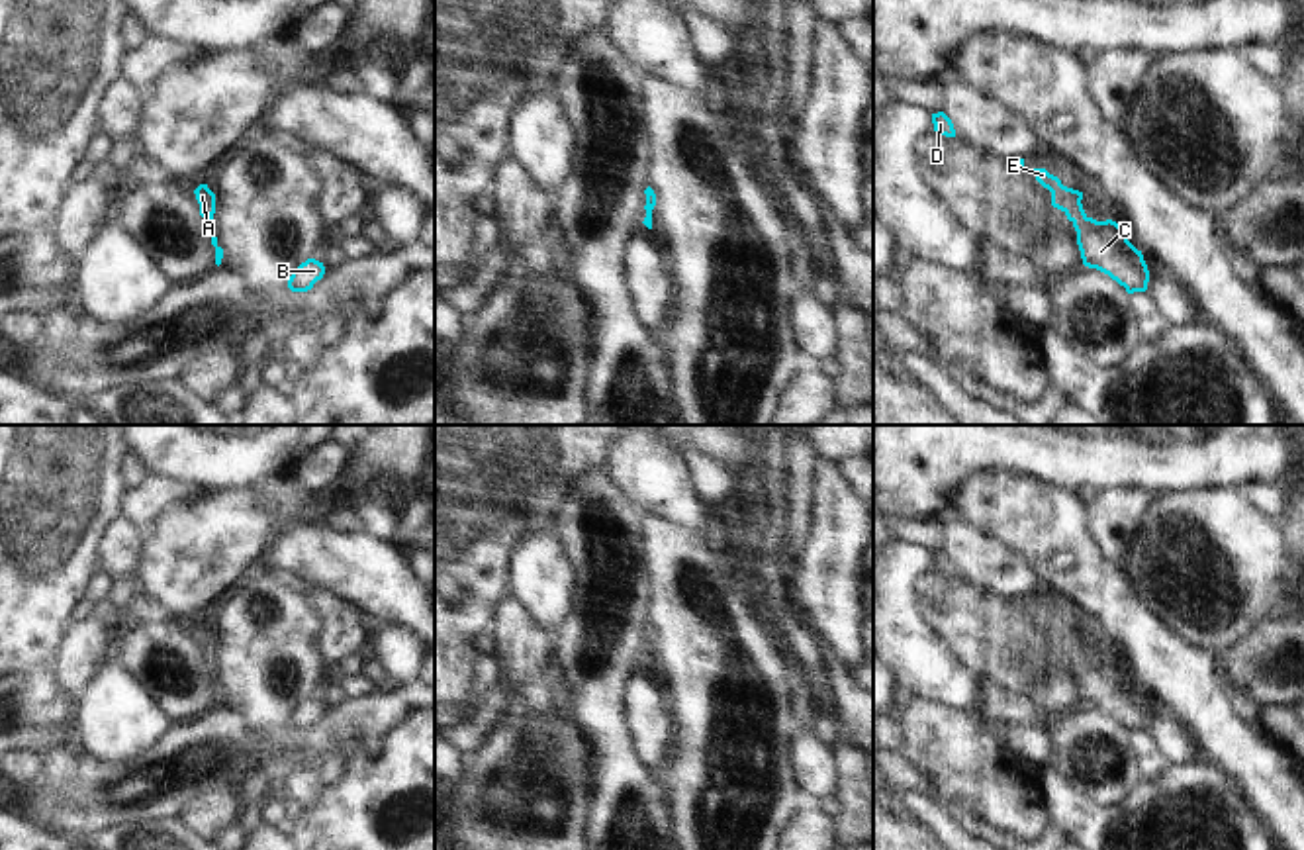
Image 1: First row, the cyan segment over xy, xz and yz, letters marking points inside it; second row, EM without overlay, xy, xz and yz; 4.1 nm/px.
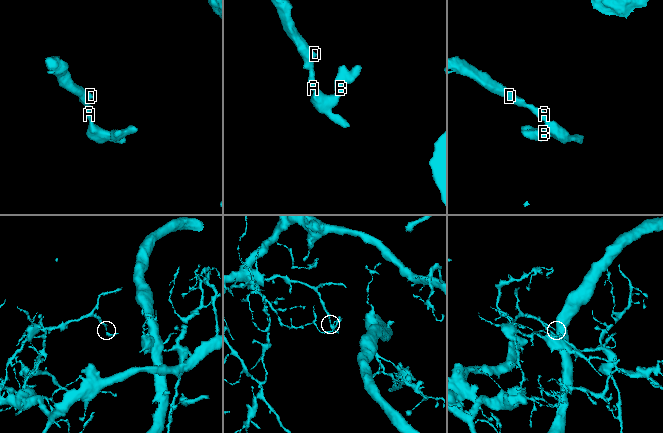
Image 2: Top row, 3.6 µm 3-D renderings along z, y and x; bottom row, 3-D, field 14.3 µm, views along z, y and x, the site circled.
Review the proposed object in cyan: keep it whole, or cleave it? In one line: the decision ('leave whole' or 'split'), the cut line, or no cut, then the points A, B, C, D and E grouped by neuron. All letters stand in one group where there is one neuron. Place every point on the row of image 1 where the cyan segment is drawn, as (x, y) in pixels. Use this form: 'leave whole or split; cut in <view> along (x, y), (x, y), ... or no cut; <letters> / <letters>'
leave whole; no cut; A B C D E

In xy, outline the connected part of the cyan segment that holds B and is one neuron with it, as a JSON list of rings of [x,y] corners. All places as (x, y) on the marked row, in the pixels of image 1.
[[[307,259],[305,262],[302,262],[290,276],[288,280],[288,288],[292,292],[307,292],[313,288],[313,284],[317,280],[321,280],[325,274],[325,266],[323,262],[315,260],[315,259]]]

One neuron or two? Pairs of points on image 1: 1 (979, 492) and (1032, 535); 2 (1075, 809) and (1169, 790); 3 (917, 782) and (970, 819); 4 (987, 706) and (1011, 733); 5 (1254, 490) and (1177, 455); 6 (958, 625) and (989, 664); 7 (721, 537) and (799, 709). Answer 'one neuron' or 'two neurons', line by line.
1: one neuron
2: one neuron
3: one neuron
4: two neurons
5: two neurons
6: one neuron
7: one neuron

